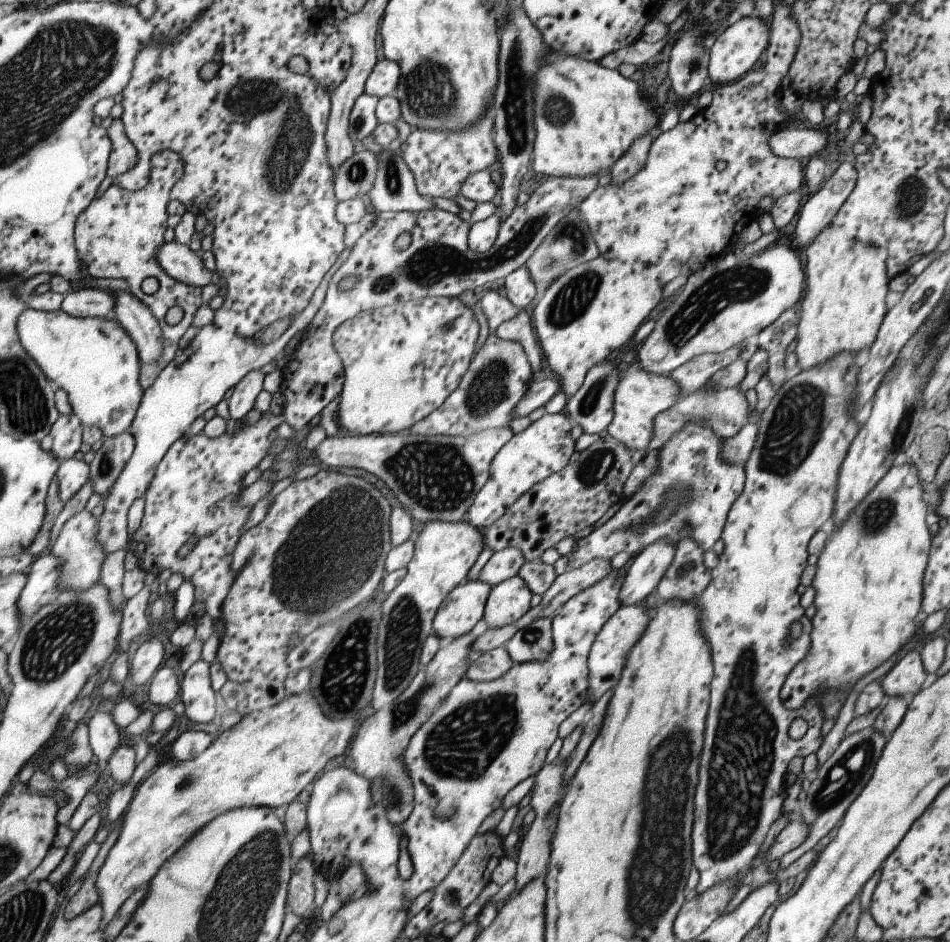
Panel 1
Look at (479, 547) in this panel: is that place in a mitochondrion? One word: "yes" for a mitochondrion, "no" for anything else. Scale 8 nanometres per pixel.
no

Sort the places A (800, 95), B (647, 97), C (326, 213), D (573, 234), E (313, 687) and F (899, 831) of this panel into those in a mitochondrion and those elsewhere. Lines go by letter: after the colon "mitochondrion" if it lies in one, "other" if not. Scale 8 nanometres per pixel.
A: other
B: other
C: other
D: mitochondrion
E: other
F: other

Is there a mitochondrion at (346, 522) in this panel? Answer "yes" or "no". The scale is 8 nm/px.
yes

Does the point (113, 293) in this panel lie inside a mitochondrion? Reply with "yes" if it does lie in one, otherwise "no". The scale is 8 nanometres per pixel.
no

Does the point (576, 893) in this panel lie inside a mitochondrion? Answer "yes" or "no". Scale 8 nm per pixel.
no

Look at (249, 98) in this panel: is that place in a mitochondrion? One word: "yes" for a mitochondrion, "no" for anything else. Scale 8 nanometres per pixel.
yes

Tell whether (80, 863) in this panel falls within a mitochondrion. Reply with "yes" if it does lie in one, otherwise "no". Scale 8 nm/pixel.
no

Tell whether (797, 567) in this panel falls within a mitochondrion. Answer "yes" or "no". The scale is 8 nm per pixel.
no

